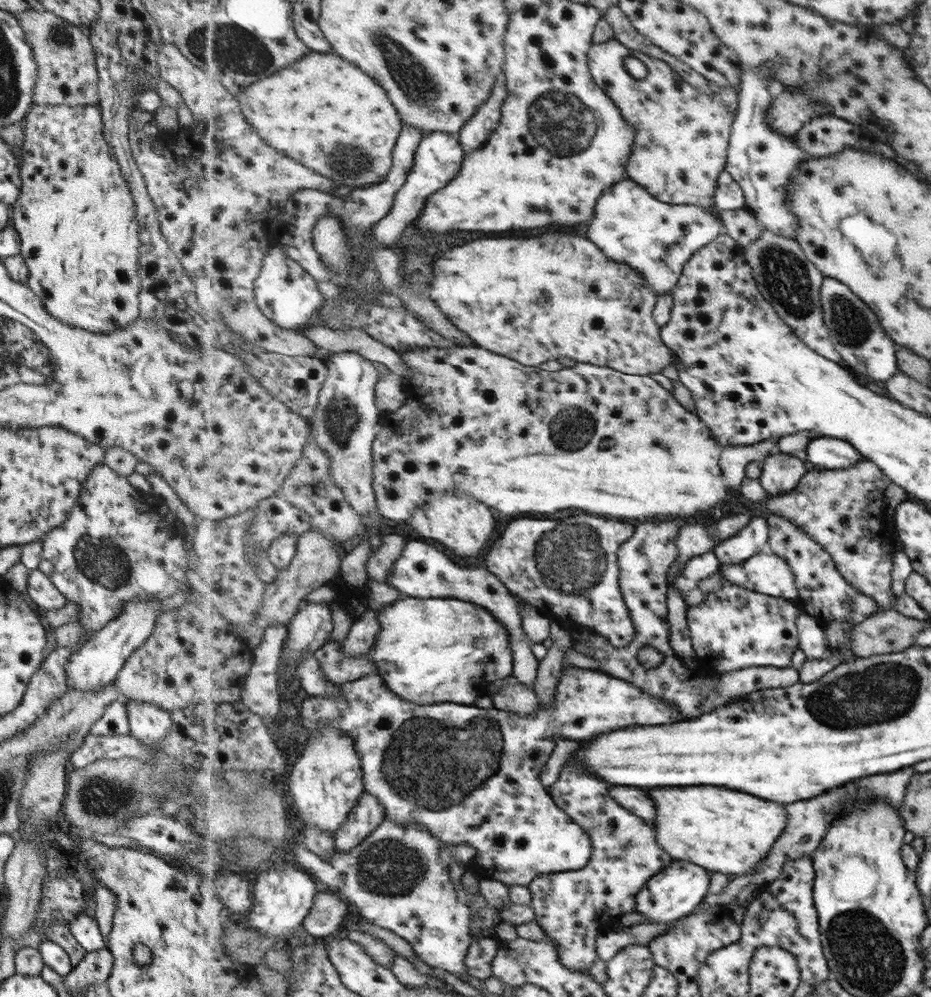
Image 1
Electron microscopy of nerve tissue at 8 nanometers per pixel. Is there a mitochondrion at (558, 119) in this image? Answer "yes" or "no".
yes

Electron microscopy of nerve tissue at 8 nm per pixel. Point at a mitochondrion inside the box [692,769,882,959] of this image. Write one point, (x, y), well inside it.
(822, 811)

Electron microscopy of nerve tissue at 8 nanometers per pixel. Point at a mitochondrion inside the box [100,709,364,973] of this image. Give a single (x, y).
(123, 873)

